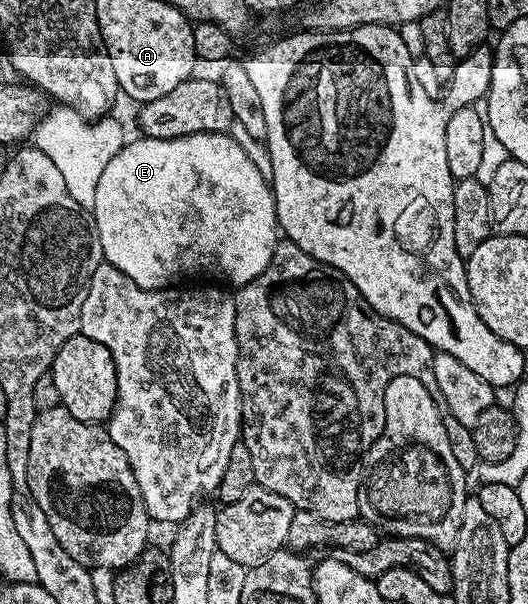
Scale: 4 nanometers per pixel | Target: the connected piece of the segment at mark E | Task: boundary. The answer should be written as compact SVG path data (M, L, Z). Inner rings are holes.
M209 132L208 134L181 136L171 140L137 139L131 139L124 145L116 154L116 158L112 158L112 162L108 162L108 166L104 166L104 174L100 174L100 182L96 182L96 202L92 215L105 263L116 266L116 270L120 270L120 274L128 274L128 278L132 278L132 282L136 282L136 286L148 290L173 288L183 282L193 281L190 280L193 276L215 276L218 282L241 286L252 282L260 274L264 274L264 270L275 263L274 251L280 239L280 229L274 205L274 189L269 179L264 174L260 174L260 170L256 170L252 158L248 158L248 154L244 154L244 150L234 141L233 136L225 132Z

